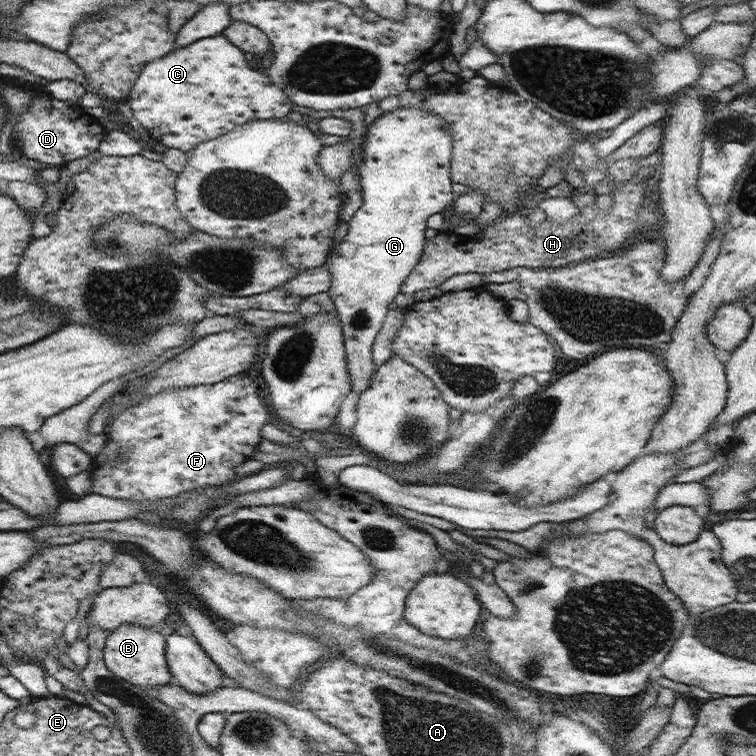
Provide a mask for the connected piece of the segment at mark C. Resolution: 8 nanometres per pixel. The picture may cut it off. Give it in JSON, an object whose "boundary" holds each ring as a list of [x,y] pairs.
{"boundary":[[[221,34],[196,40],[186,47],[170,51],[146,63],[134,80],[128,98],[134,118],[148,130],[152,140],[185,153],[197,144],[226,134],[238,125],[254,120],[285,118],[294,105],[292,100],[270,80],[269,75],[259,65],[250,65],[244,53]]]}

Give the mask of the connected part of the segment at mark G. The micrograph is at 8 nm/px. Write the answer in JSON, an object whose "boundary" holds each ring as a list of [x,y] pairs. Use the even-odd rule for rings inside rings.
{"boundary":[[[401,107],[383,113],[367,126],[368,135],[361,144],[362,162],[357,169],[361,177],[363,203],[350,221],[348,233],[342,238],[326,267],[332,273],[332,284],[328,294],[337,308],[342,326],[346,362],[351,391],[364,393],[375,374],[372,345],[378,331],[382,330],[388,305],[401,292],[404,279],[420,262],[425,245],[426,221],[432,214],[441,212],[455,199],[452,192],[451,158],[452,135],[448,123],[436,113],[424,107]]]}

